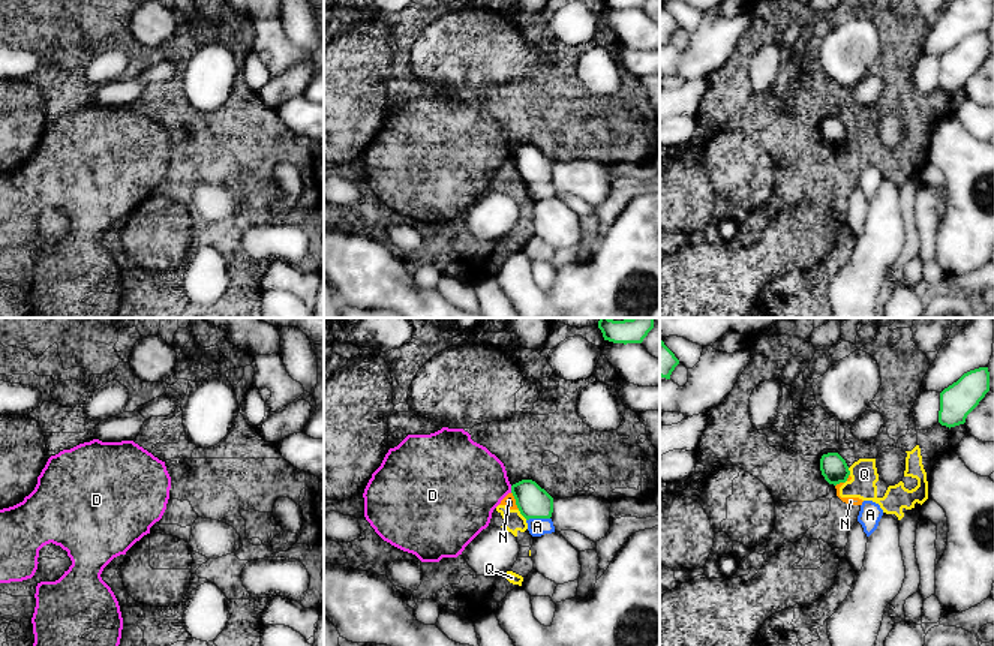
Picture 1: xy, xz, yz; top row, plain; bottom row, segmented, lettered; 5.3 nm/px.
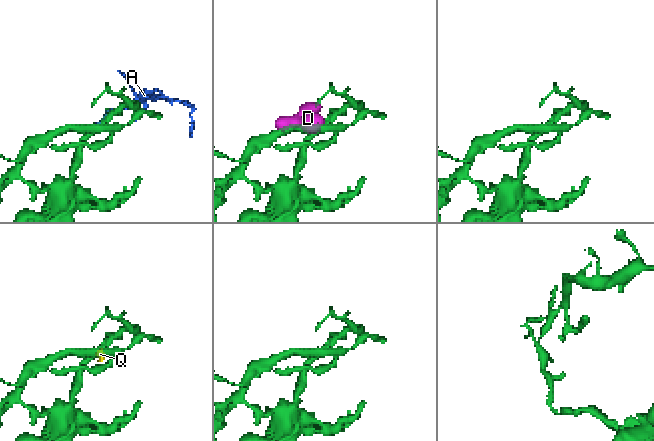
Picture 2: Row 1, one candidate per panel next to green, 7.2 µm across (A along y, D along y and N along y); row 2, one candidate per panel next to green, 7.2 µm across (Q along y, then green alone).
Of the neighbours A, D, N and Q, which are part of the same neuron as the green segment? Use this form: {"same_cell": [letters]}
{"same_cell": []}

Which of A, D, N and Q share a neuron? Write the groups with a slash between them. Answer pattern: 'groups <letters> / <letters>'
groups A / D N Q

